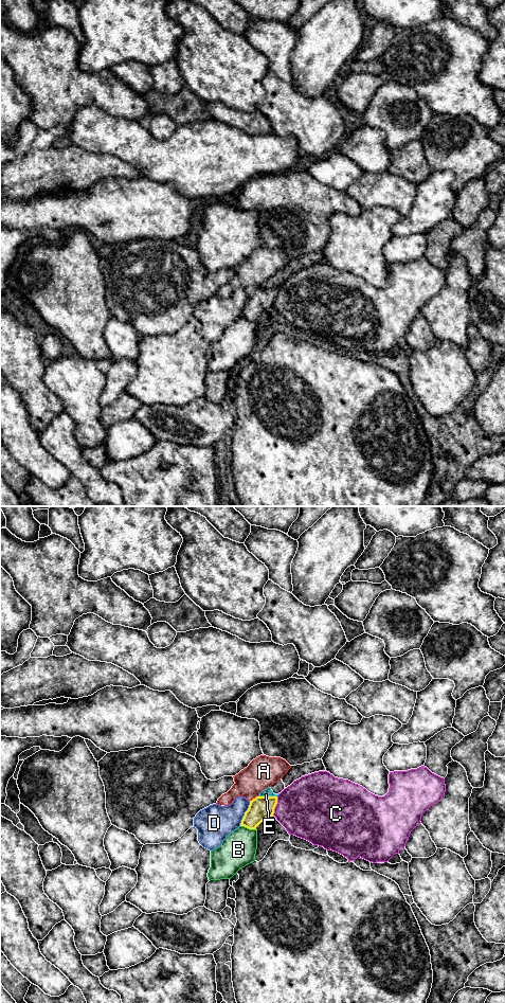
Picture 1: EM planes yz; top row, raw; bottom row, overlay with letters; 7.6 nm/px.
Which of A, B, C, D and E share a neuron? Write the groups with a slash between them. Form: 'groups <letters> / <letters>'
groups A / B / C / D / E

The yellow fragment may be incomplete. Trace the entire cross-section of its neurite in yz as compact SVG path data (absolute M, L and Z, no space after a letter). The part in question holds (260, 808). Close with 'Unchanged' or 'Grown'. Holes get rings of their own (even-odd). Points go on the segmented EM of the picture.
M256 796L250 801L249 808L245 812L240 826L256 829L264 820L273 817L276 804L277 796Z. Unchanged

